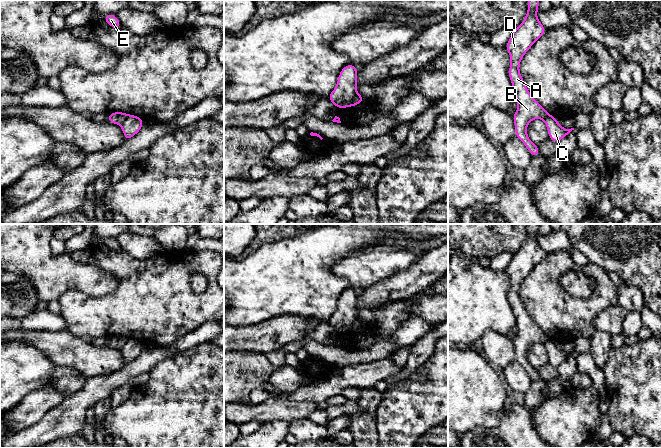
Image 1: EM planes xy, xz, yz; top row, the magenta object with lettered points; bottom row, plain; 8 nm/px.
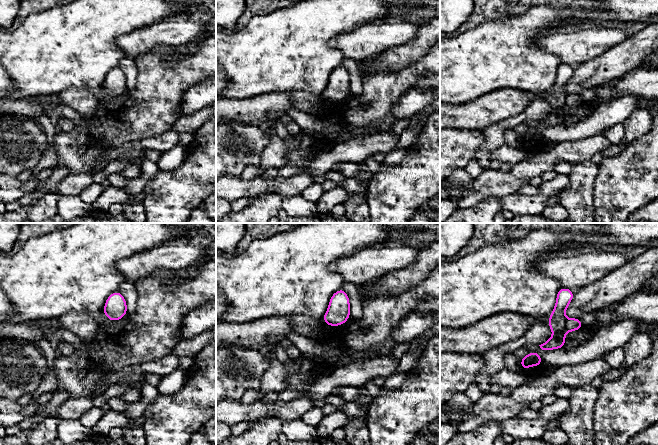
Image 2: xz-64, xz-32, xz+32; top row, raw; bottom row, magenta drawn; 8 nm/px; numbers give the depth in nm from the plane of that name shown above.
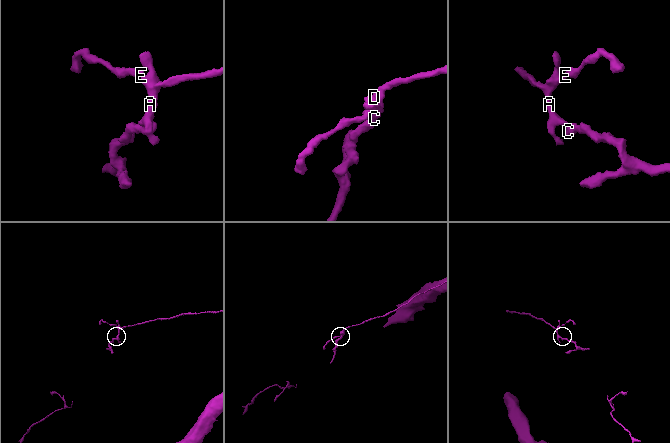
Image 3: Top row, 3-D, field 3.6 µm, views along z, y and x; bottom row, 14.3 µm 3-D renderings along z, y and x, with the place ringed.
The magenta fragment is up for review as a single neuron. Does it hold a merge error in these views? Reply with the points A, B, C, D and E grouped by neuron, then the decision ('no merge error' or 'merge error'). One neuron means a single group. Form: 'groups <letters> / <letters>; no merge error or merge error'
groups A B D E / C; merge error

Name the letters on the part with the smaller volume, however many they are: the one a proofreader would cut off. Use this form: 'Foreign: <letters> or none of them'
Foreign: C

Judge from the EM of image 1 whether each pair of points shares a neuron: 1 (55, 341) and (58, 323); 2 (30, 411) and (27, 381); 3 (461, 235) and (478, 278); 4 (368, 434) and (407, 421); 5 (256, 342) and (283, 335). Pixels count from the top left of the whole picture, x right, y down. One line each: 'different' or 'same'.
1: different
2: different
3: different
4: different
5: same

